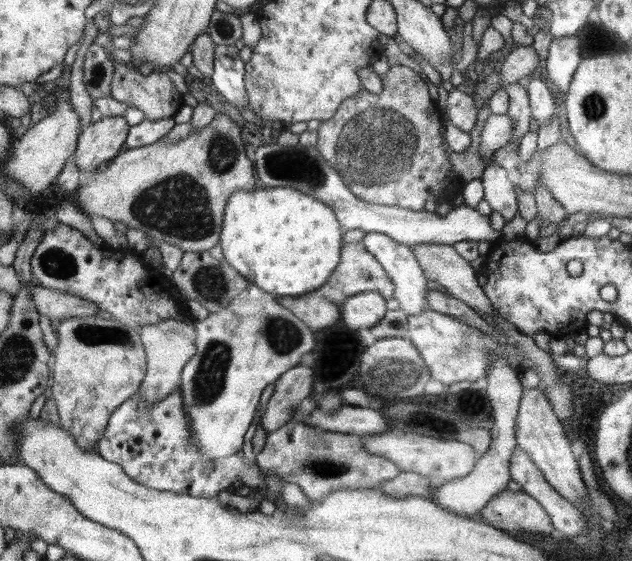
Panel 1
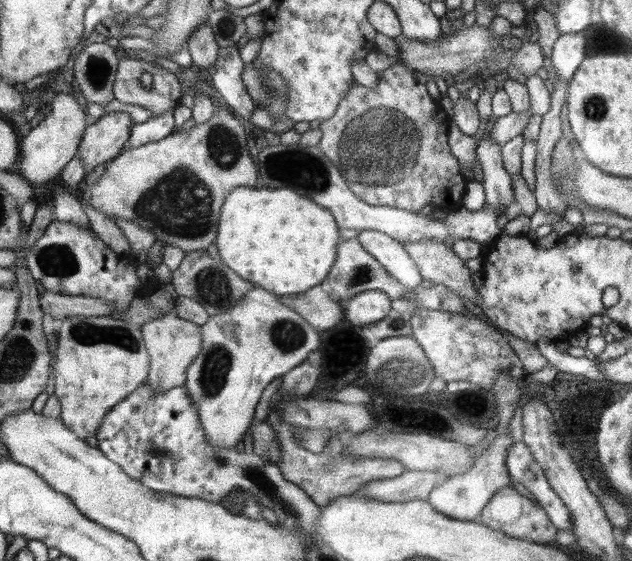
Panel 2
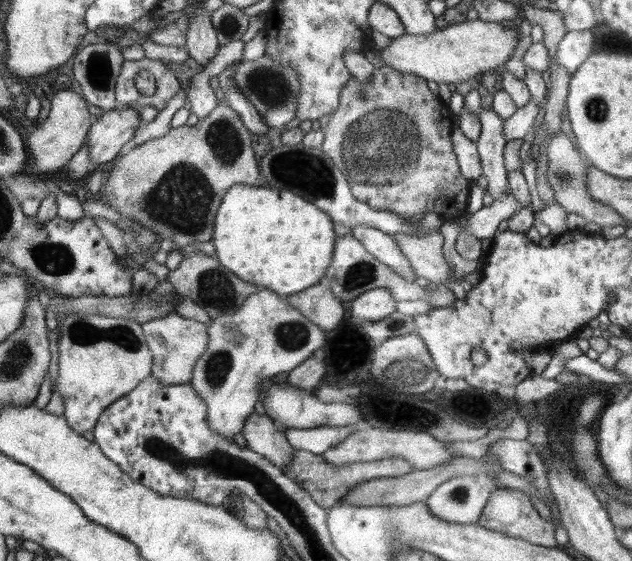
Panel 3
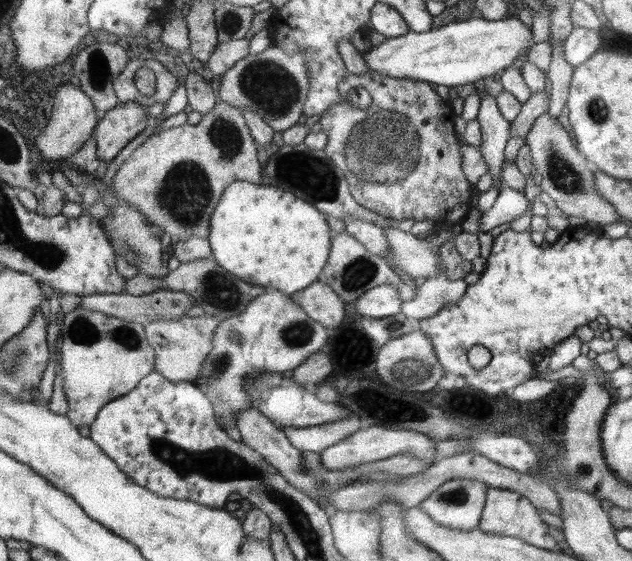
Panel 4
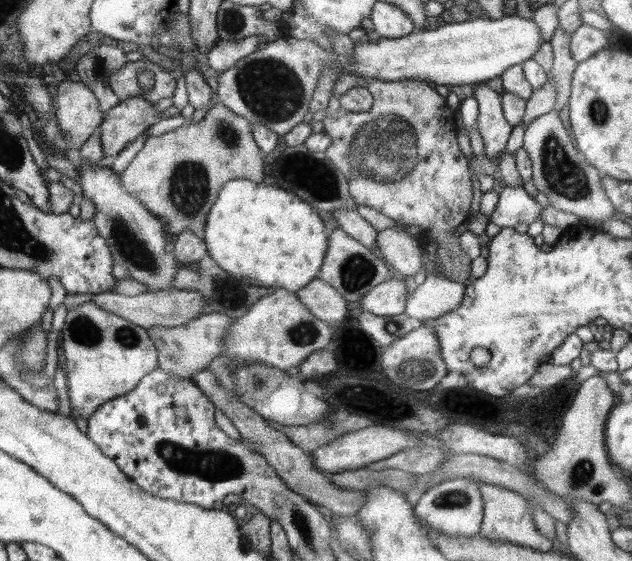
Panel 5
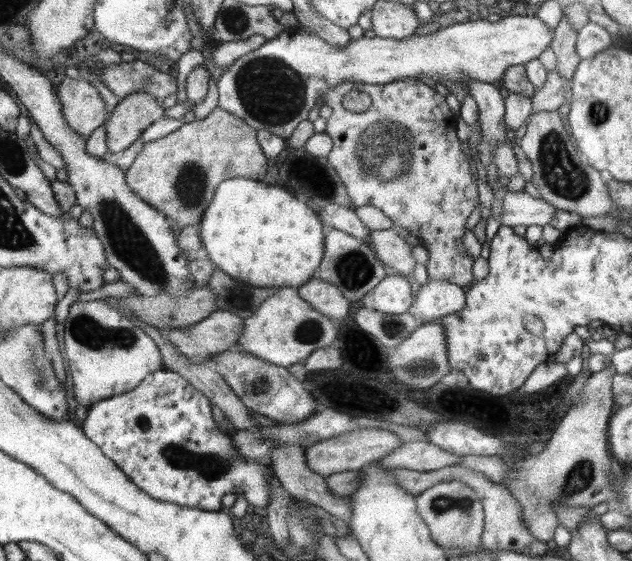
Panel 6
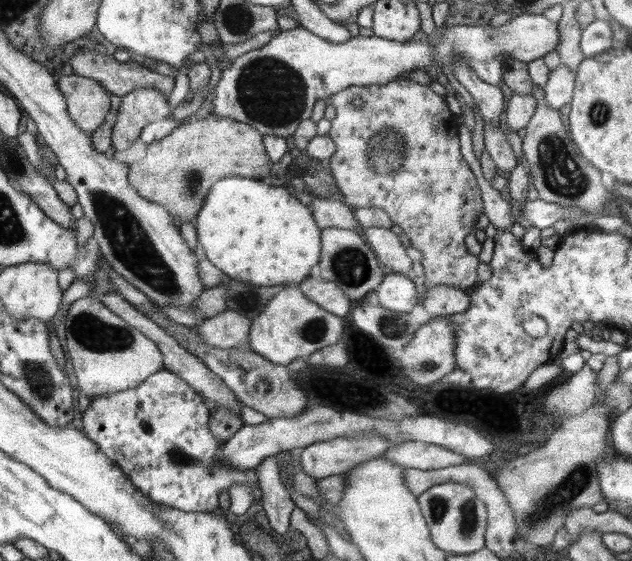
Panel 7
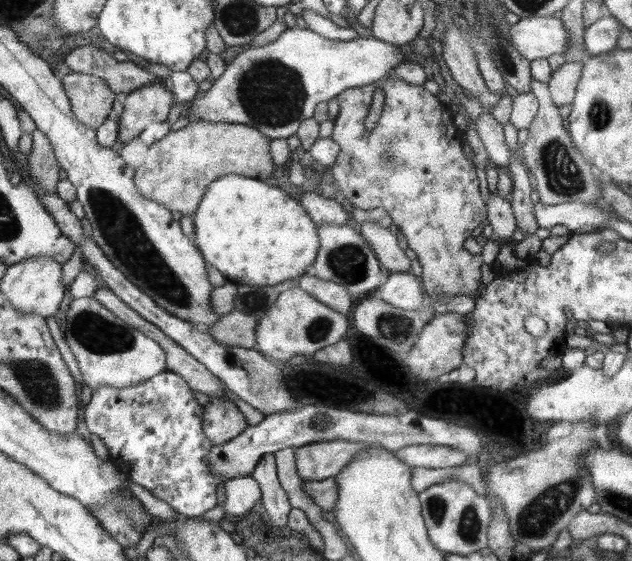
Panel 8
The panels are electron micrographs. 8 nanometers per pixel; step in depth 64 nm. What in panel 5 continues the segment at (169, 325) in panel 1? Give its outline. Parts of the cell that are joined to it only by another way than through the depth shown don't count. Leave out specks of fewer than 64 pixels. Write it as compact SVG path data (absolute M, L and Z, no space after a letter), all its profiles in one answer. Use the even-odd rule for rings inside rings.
M212 312L202 314L180 326L156 325L147 329L148 336L158 352L158 366L170 376L190 379L198 370L205 368L221 352L222 337L232 323L230 316Z

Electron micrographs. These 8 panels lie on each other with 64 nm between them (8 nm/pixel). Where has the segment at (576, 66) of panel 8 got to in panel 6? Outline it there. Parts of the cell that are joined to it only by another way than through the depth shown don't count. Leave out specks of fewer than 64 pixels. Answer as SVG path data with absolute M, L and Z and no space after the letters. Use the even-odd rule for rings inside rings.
M556 70L547 73L546 82L535 89L532 96L532 114L536 112L553 112L566 101L566 82Z

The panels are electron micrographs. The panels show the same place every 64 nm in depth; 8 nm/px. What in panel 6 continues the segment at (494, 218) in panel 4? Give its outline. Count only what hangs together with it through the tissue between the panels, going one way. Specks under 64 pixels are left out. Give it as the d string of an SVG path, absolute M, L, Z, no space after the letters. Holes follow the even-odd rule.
M524 190L506 192L501 208L500 224L512 228L520 225L544 227L550 223L556 210L544 199L532 198Z

